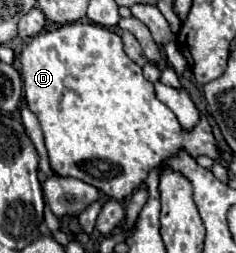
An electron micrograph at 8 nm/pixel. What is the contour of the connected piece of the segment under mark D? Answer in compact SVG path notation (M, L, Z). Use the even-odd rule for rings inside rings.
M77 21L55 31L43 31L23 47L19 63L23 93L27 97L29 109L41 123L51 169L61 177L81 179L97 187L103 195L119 201L121 197L129 197L145 181L153 167L173 157L179 149L185 149L193 157L219 157L207 119L201 117L193 131L183 131L173 111L155 97L155 89L143 77L141 67L129 61L125 55L121 37L109 29Z

